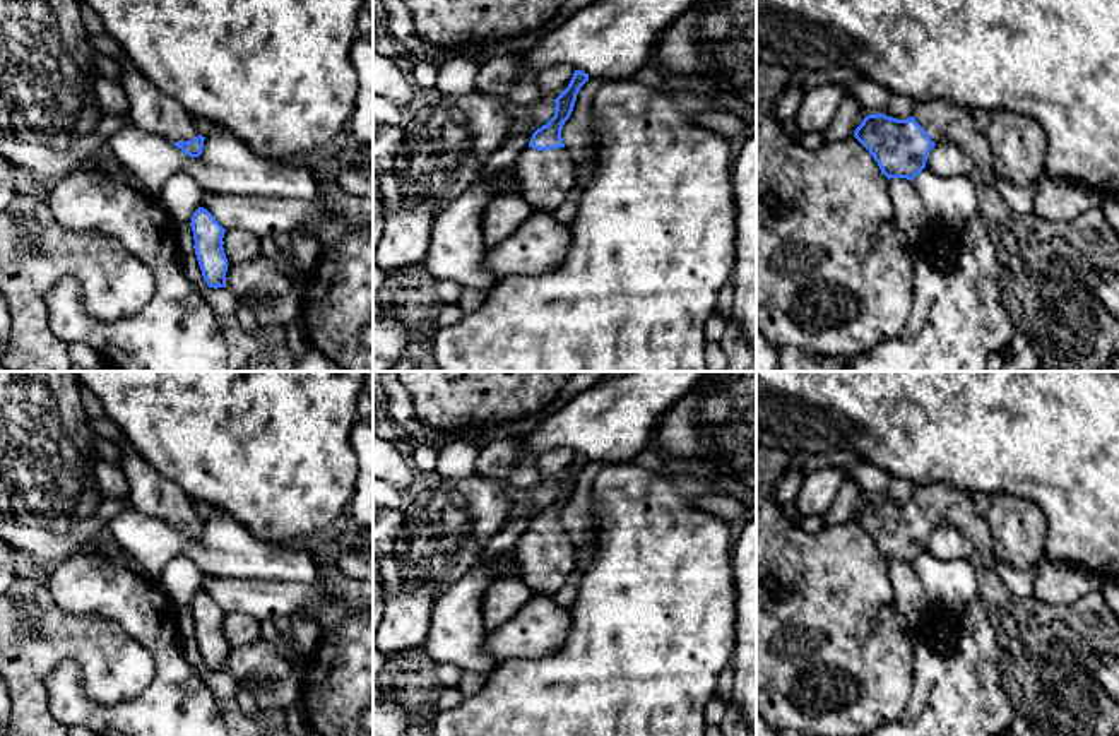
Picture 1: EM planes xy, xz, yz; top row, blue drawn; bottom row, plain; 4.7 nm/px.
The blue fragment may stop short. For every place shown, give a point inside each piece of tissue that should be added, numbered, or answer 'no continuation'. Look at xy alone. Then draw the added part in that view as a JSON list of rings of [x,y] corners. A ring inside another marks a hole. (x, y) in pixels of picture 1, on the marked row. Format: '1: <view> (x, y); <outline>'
1: xy (149, 108); [[[127,56],[118,60],[118,67],[121,72],[120,84],[128,98],[132,125],[169,142],[186,142],[198,137],[193,116],[181,103],[164,94]]]

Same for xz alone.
1: xz (548, 178); [[[566,147],[537,151],[524,149],[513,171],[522,187],[522,197],[534,212],[551,214],[577,188],[577,163]]]

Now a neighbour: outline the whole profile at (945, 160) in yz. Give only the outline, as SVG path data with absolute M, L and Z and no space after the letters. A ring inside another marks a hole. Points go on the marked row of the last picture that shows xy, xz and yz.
M953 142L936 144L929 151L926 168L938 176L979 176L972 157Z

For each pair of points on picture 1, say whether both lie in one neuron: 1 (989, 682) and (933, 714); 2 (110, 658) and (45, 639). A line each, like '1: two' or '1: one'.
1: one
2: one

